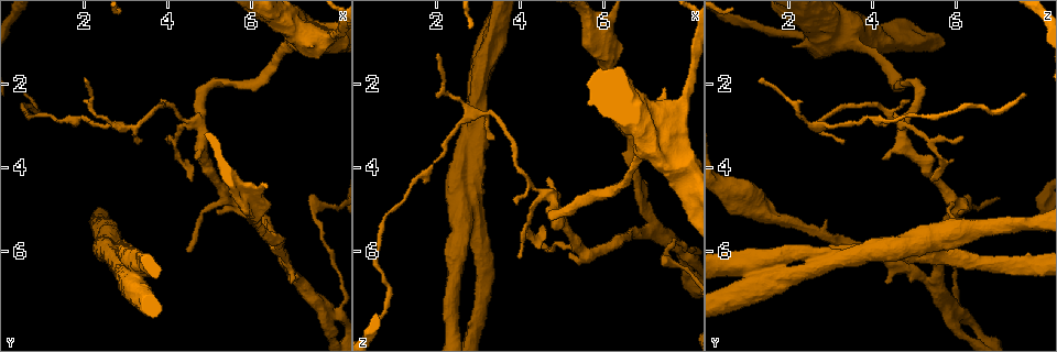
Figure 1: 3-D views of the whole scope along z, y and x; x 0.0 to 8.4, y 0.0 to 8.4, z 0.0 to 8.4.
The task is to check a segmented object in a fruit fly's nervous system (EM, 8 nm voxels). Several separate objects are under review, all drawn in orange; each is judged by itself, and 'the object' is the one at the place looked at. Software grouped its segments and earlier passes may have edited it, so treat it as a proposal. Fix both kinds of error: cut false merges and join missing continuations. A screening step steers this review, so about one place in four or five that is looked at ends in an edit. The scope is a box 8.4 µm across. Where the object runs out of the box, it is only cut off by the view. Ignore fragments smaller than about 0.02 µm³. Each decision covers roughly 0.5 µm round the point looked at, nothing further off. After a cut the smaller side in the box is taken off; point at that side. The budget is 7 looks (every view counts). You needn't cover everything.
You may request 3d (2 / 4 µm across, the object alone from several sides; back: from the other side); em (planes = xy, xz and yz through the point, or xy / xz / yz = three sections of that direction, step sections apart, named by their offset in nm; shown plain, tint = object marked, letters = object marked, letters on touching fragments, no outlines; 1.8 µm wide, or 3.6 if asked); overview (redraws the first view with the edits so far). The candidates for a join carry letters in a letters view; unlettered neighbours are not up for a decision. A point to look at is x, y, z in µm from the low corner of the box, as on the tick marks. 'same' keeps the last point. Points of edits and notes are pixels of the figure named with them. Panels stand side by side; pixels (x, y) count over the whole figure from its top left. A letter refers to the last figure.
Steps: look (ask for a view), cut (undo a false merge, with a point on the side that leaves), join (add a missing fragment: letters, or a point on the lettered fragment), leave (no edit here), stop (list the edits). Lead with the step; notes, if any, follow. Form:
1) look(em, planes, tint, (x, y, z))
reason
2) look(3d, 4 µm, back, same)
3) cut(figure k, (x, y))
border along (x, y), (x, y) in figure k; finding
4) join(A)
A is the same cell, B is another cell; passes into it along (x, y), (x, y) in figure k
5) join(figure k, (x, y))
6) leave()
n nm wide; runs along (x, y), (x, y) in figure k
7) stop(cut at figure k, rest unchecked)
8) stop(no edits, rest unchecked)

look(em, planes, letters, (3.30, 3.05, 2.70))

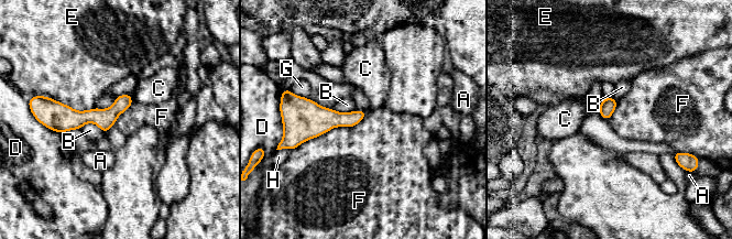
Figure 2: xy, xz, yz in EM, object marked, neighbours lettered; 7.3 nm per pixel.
leave()
A, B, C, D, E, F, G and H are other cells; runs along (129, 98), (109, 116), (51, 123) in figure 2; continuous, no second cell

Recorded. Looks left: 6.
look(em, planes, letters, (4.70, 3.75, 4.25))
an open end

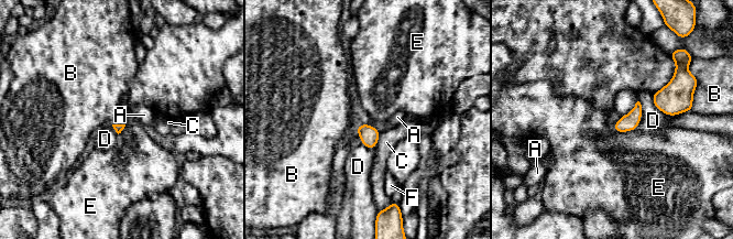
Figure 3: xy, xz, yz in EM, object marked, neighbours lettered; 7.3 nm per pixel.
leave()
A, B, C, D, E and F are other cells; border along (611, 127), (615, 131), (636, 128) in figure 3; none of them fits

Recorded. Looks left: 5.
look(3d, 4 µm, (3.25, 6.60, 1.25))
looks like a crossing

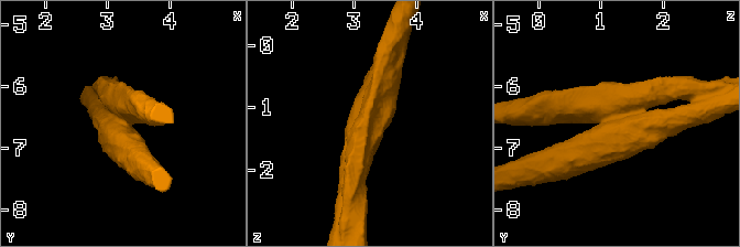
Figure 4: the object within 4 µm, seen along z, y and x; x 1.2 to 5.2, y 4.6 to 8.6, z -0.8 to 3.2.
look(em, 3.6 µm, xy, step 16, tint, (3.25, 6.60, 1.20))

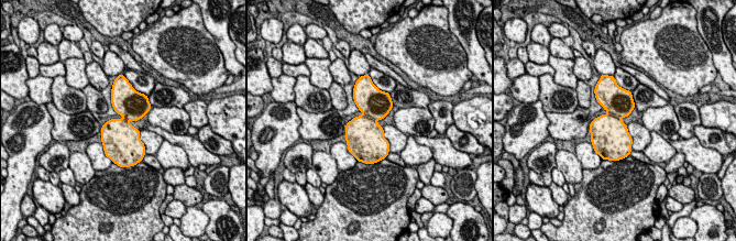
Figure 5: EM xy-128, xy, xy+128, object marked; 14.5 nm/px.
look(em, 3.6 µm, planes, letters, same)
cut it another way

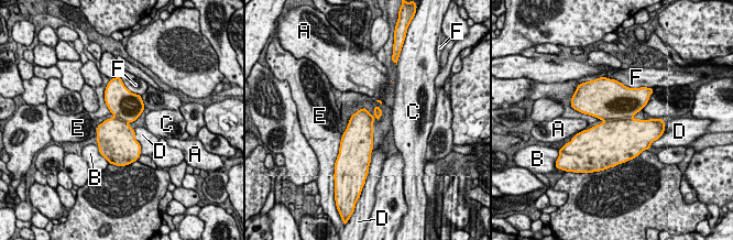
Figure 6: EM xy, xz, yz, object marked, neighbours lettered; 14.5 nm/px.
cut(figure 6, (615, 102))
380 nm wide; A, B, C, D, E and F are other cells; border along (630, 117), (608, 120) in figure 6; two cells meet here

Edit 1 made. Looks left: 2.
stop(cut at figure 6, rest unchecked)

